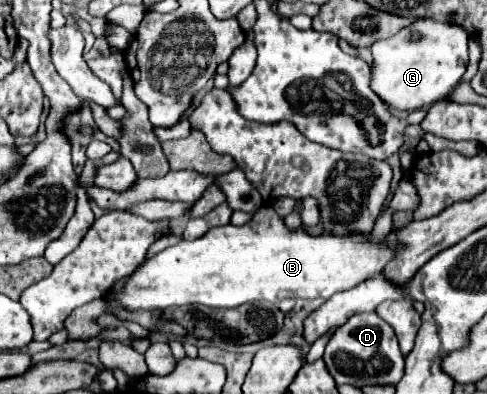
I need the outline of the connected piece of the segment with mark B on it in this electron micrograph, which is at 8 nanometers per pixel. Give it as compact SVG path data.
M262 206L254 214L254 218L244 226L216 226L210 228L204 236L196 240L180 240L176 246L166 248L164 252L156 254L154 258L140 264L140 268L130 276L128 284L122 292L108 296L108 312L112 312L114 306L126 306L126 308L144 308L144 310L166 310L170 306L182 306L182 304L202 304L212 308L236 308L246 302L280 302L284 298L322 298L328 300L336 292L348 290L374 274L382 272L386 262L390 262L396 256L396 248L392 248L384 238L372 240L366 234L348 234L348 236L336 236L336 234L308 234L306 228L288 228L284 220L276 214L272 206Z

